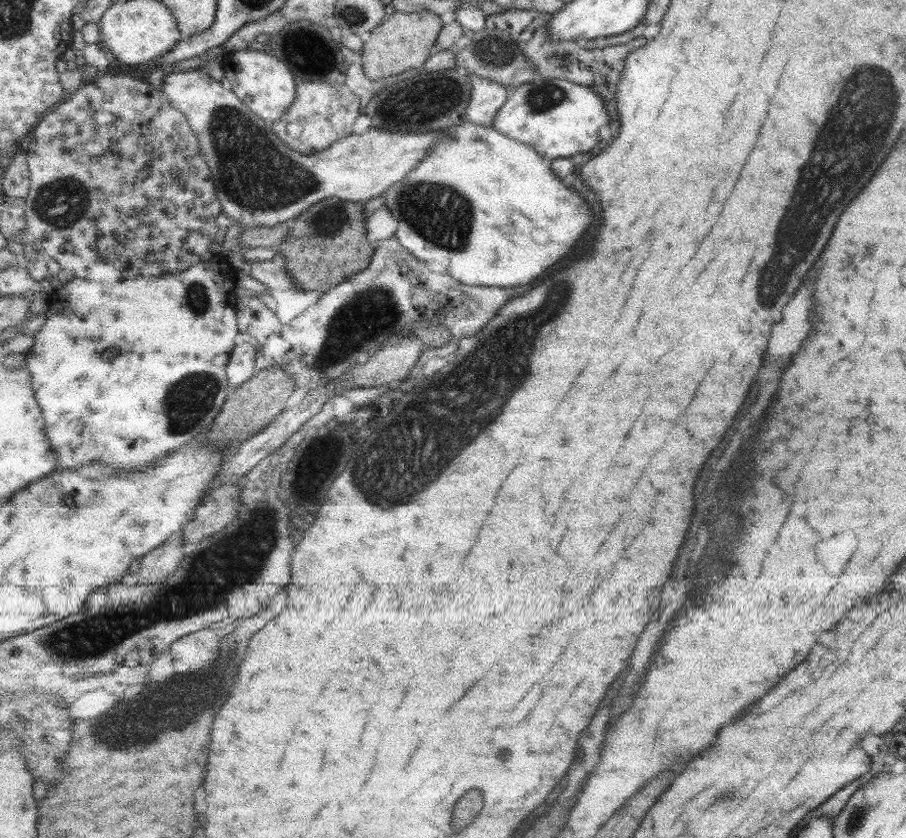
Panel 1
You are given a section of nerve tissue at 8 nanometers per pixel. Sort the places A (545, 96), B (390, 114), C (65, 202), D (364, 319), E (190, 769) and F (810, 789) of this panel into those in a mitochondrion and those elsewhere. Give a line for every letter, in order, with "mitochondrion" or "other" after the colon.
A: mitochondrion
B: other
C: mitochondrion
D: mitochondrion
E: other
F: other

